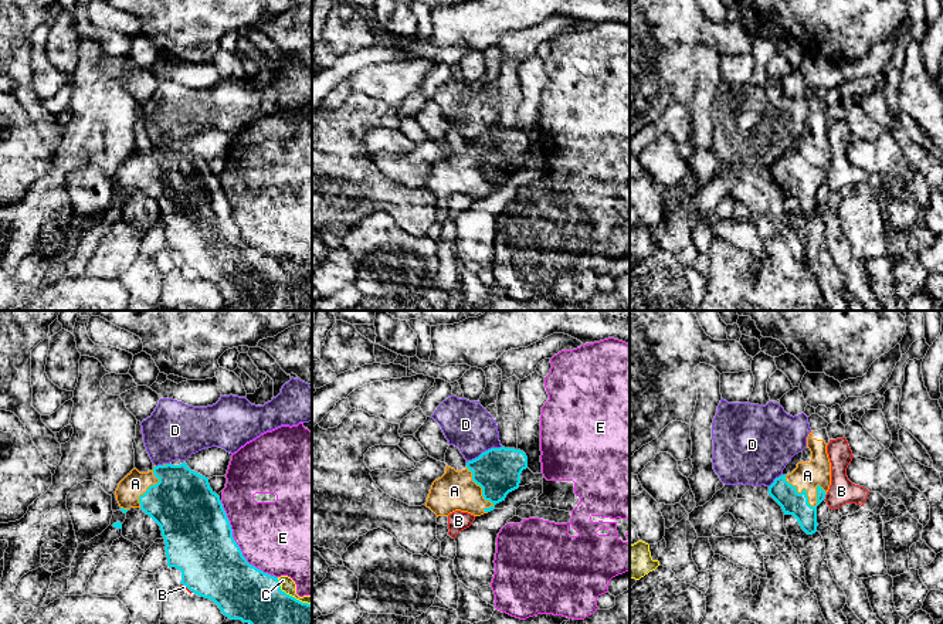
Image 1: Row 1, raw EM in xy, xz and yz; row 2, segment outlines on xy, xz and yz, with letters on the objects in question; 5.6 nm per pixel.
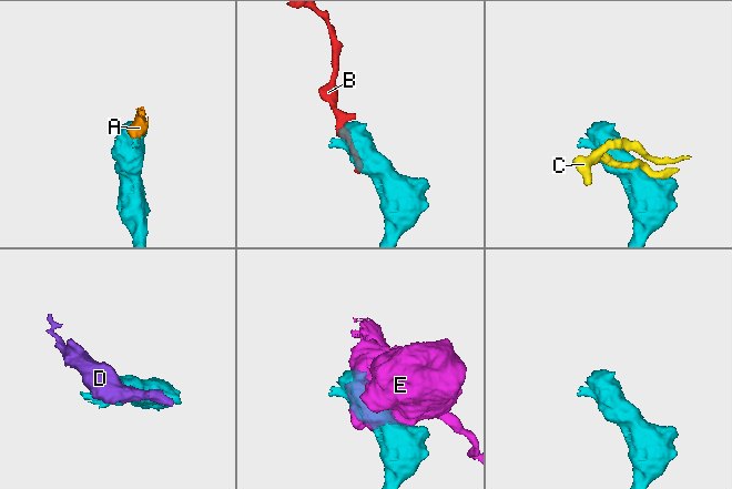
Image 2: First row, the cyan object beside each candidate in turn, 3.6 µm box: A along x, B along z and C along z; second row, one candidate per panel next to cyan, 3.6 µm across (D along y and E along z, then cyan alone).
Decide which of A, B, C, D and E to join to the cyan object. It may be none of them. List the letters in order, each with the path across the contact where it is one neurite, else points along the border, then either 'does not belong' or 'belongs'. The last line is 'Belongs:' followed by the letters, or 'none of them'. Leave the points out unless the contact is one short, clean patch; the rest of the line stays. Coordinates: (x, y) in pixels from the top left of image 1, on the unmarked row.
A: belongs
B: does not belong
C: does not belong
D: along xz (501, 128), (491, 129), (467, 145) | does not belong
E: does not belong
Belongs: A

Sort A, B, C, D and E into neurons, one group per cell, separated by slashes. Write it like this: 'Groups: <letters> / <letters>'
Groups: A / B / C / D / E

